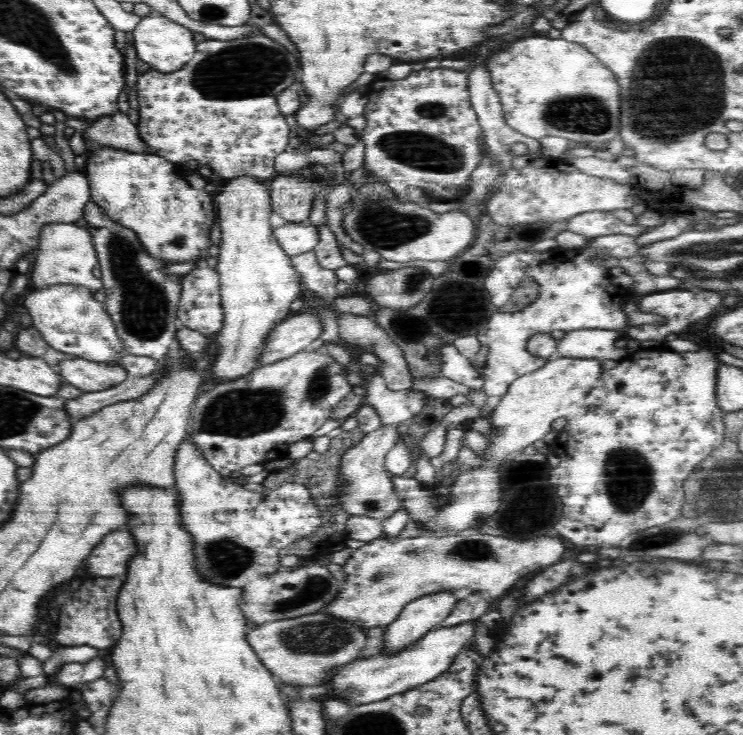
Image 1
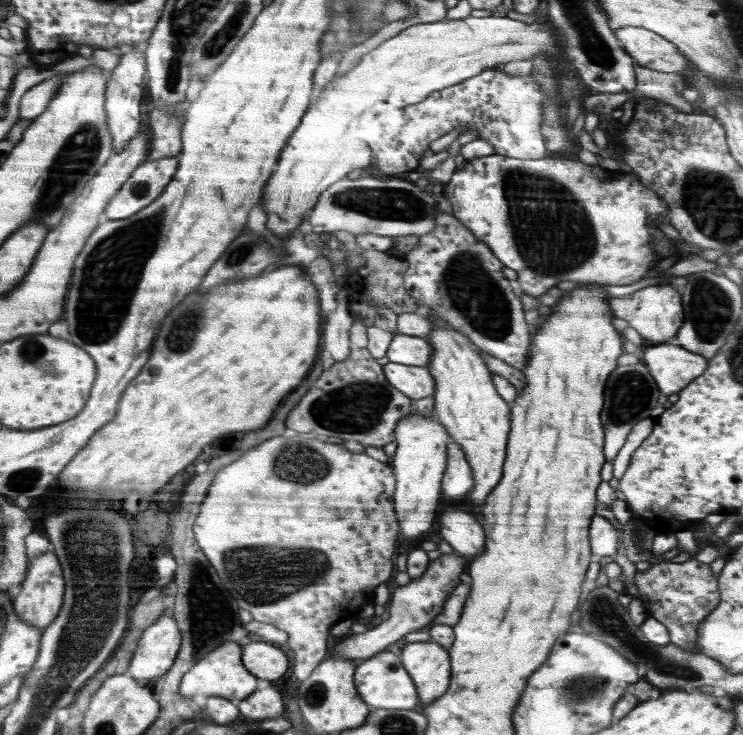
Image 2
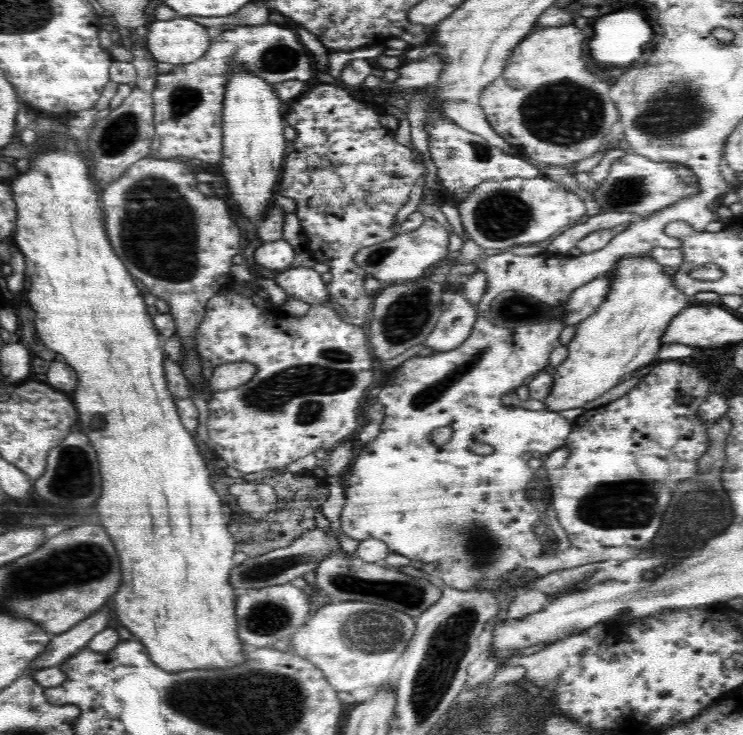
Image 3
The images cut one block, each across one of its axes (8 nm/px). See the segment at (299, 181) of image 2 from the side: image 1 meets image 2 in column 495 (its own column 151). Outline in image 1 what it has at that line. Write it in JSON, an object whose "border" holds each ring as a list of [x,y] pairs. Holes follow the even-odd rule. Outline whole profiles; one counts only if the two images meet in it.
{"border":[[[162,15],[142,17],[132,31],[132,38],[137,58],[162,73],[180,70],[197,54],[193,32]]]}

